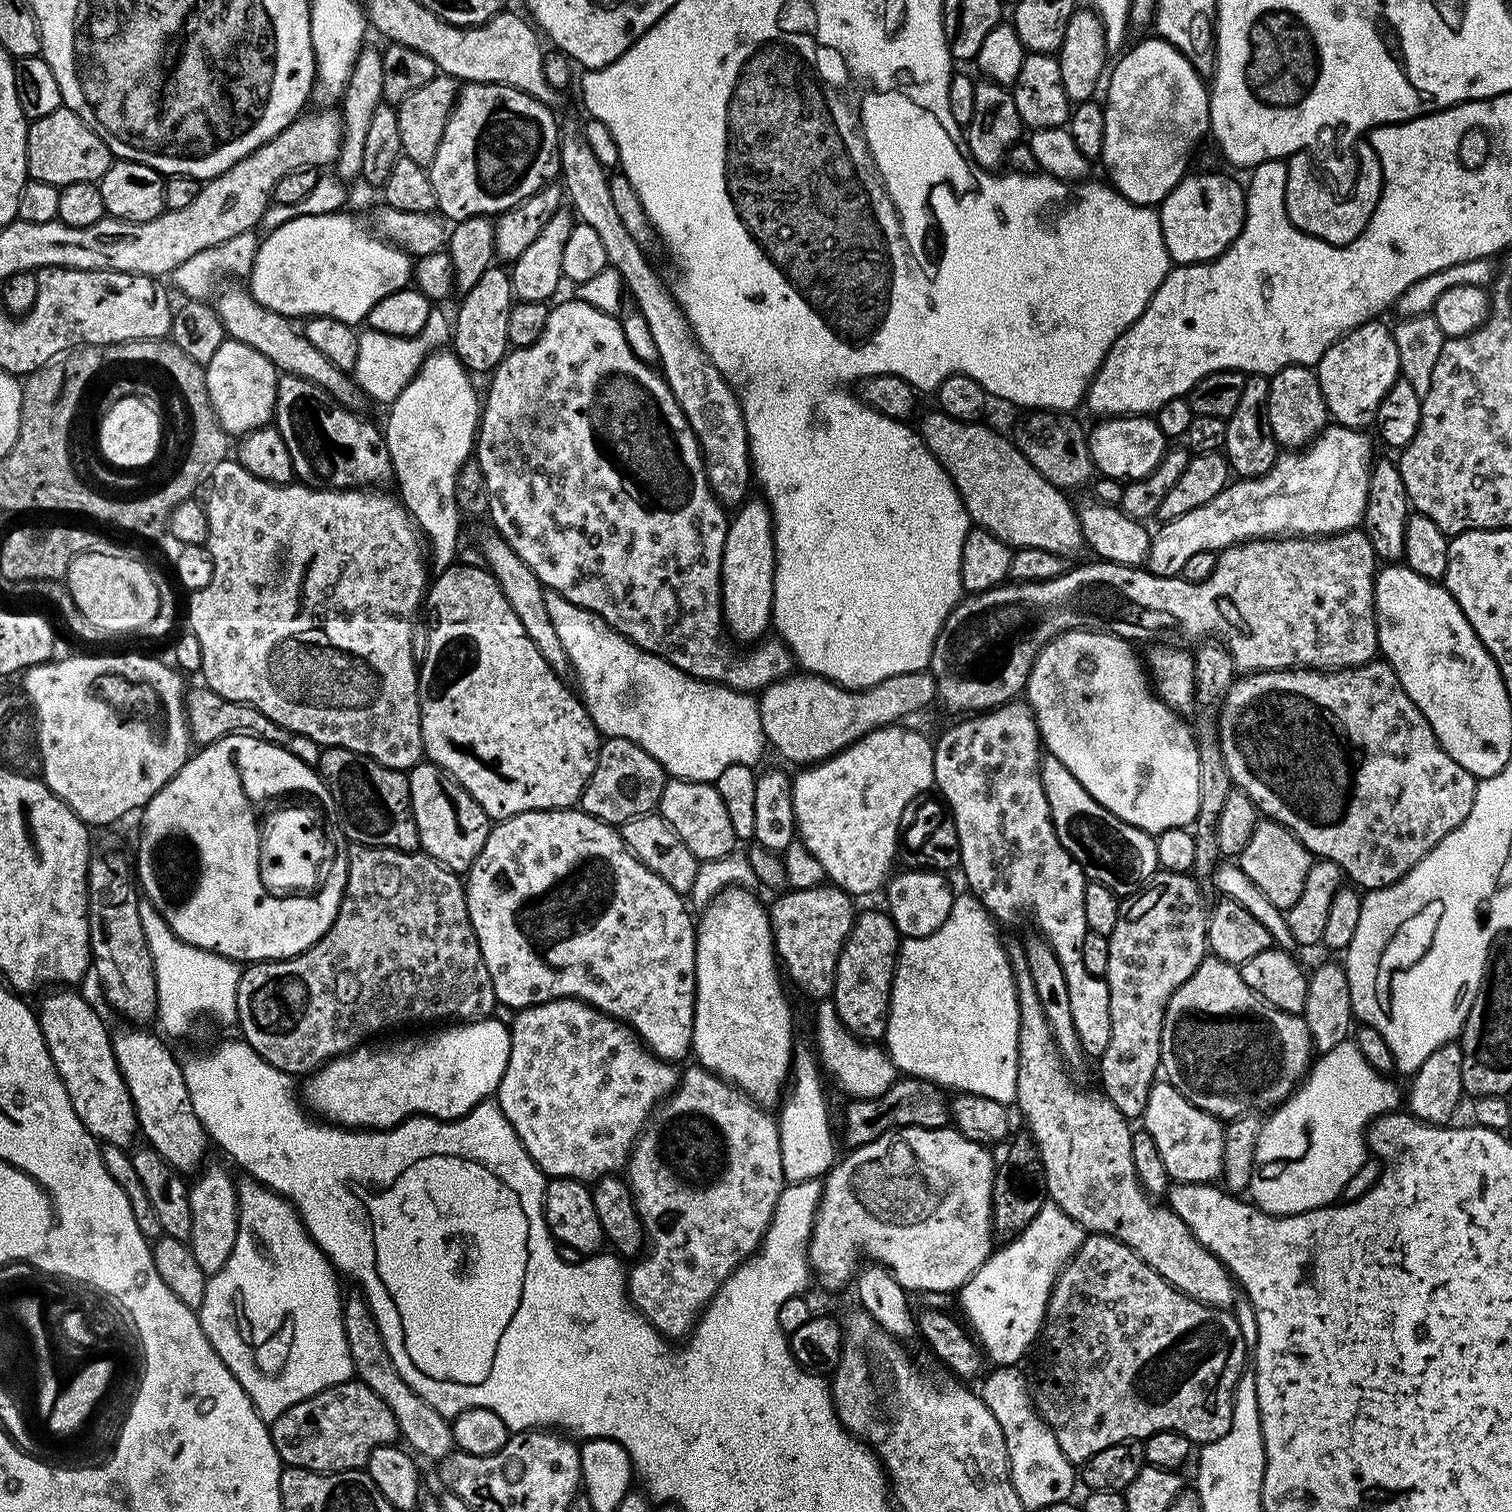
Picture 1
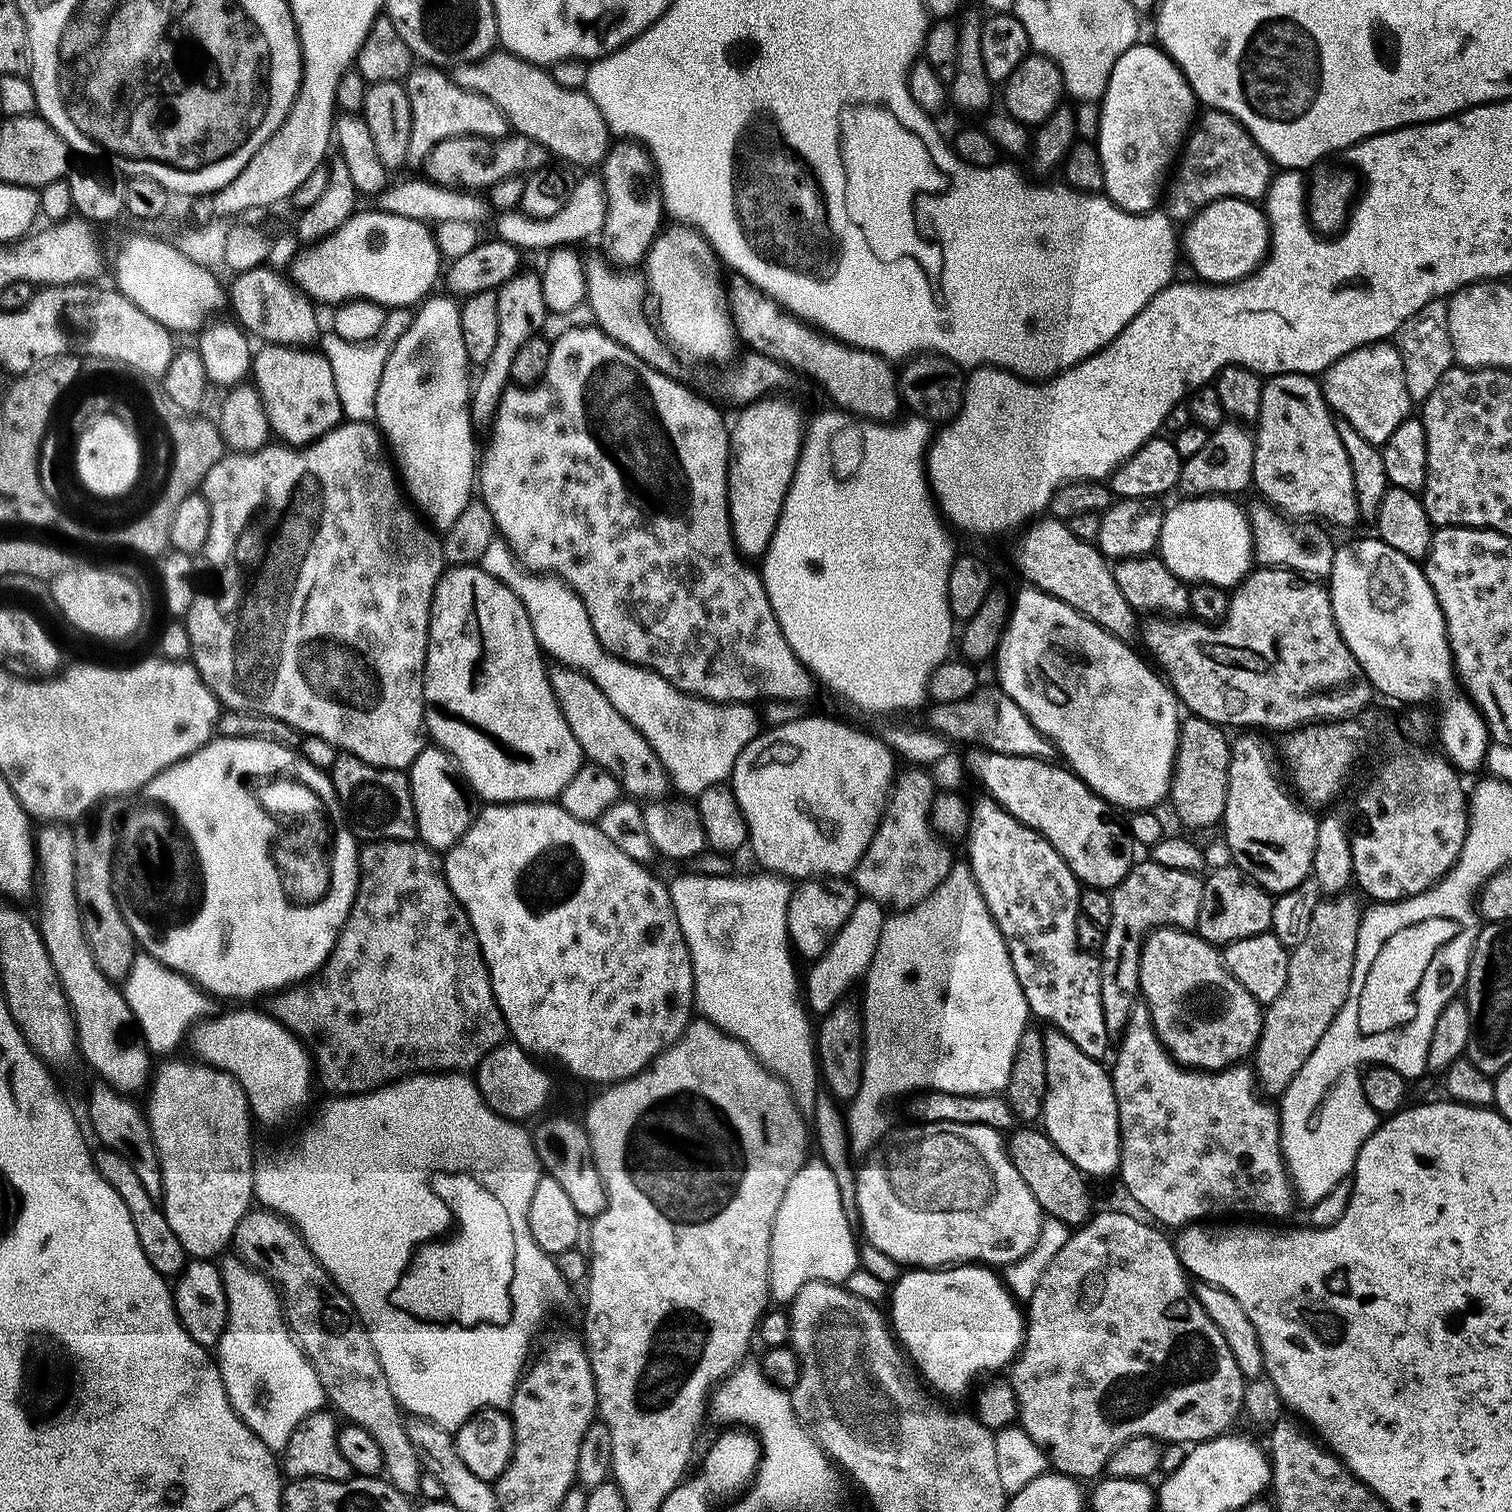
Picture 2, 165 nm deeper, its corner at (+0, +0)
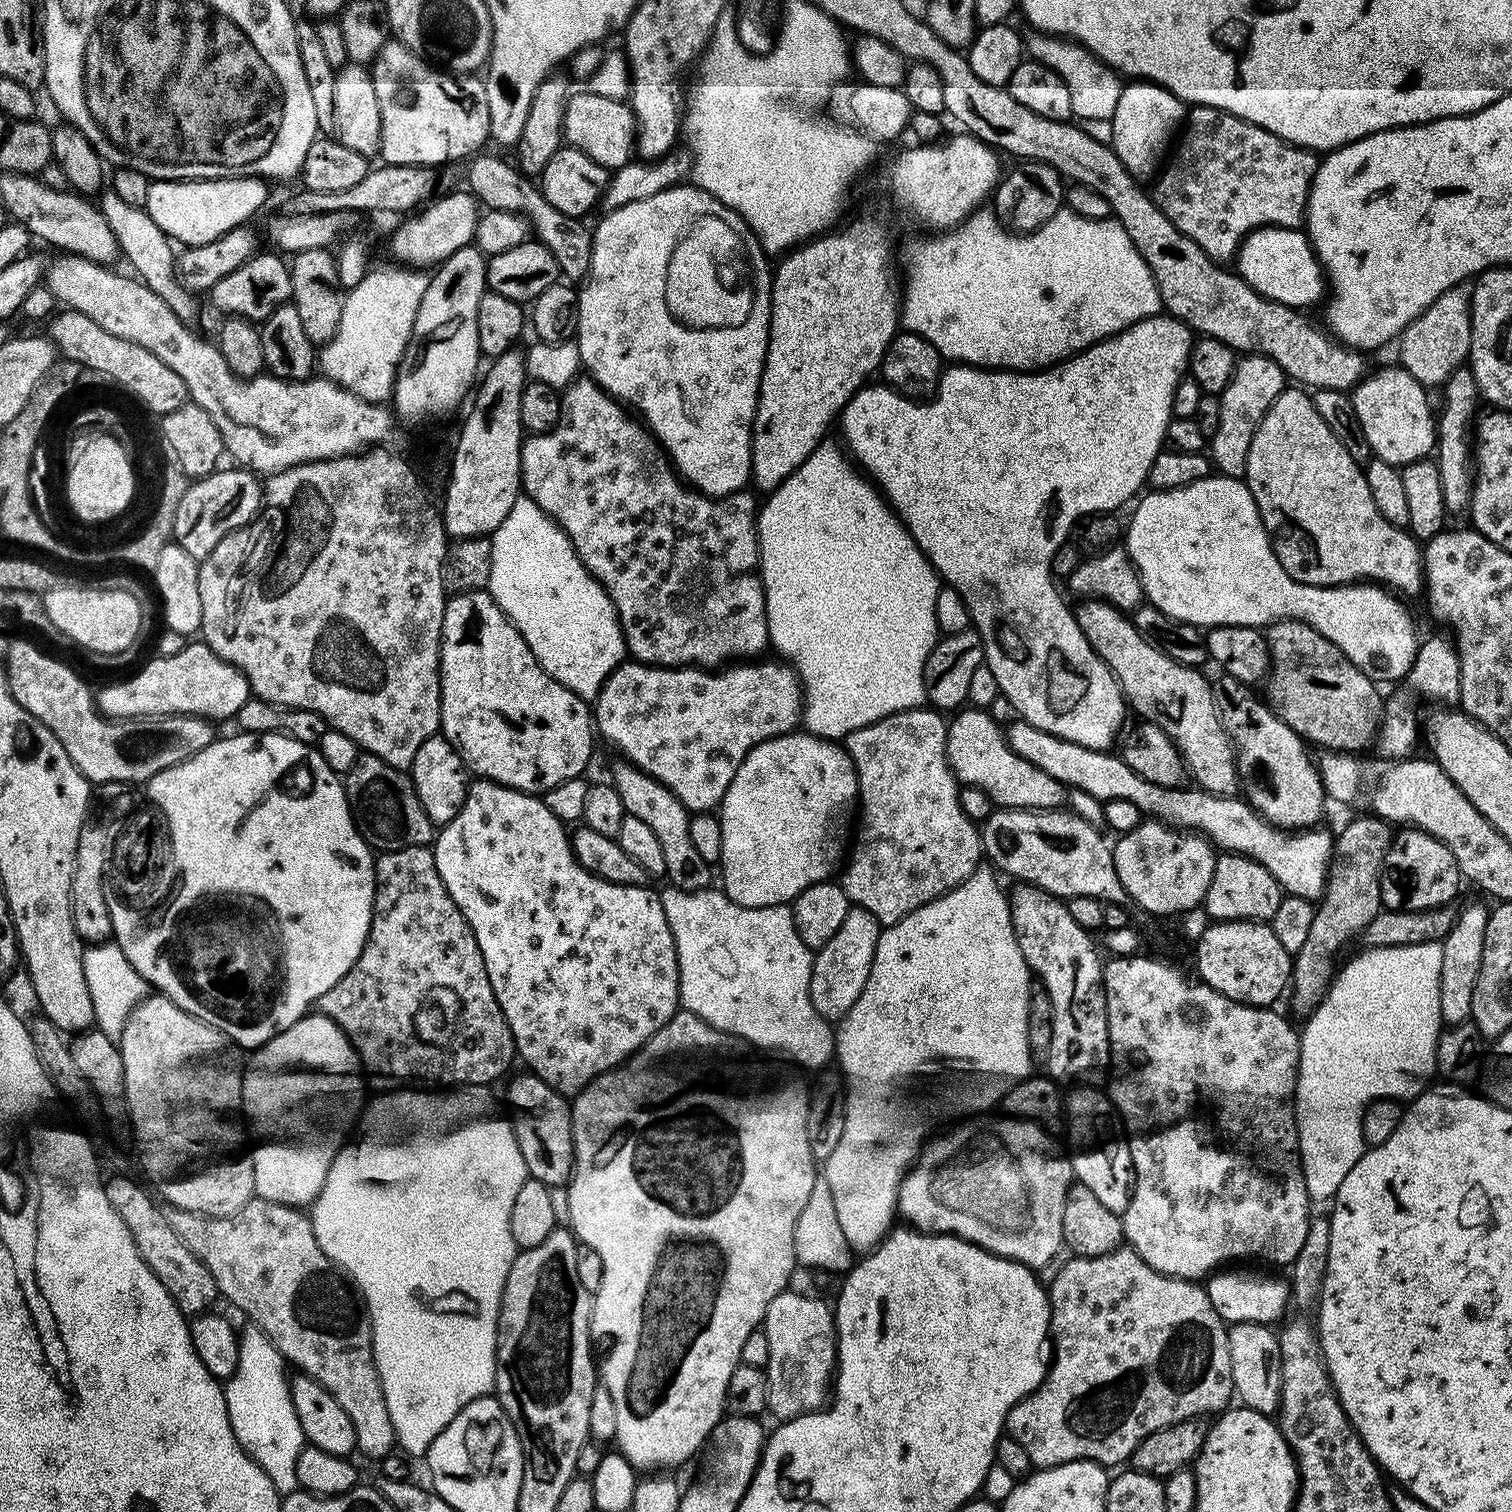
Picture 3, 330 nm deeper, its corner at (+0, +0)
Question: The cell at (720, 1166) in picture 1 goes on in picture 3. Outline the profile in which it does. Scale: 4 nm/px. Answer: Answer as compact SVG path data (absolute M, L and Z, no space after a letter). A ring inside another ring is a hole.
M677 1011L676 1016L670 1018L670 1022L666 1022L666 1026L662 1026L662 1030L658 1030L658 1034L654 1034L627 1063L596 1077L570 1104L576 1166L566 1185L567 1223L577 1241L596 1252L597 1258L604 1263L600 1272L600 1289L595 1289L592 1302L592 1335L596 1338L612 1336L612 1345L604 1361L599 1361L598 1376L610 1398L614 1398L618 1413L615 1447L633 1468L644 1474L672 1470L668 1468L676 1468L683 1460L690 1459L700 1447L705 1447L712 1431L725 1415L730 1378L742 1363L742 1346L746 1346L746 1338L763 1325L770 1302L789 1287L792 1268L797 1267L792 1234L798 1214L802 1214L802 1206L806 1206L806 1198L810 1198L810 1190L814 1190L818 1179L818 1161L812 1156L807 1129L809 1089L804 1089L794 1077L770 1065L751 1060L739 1046L727 1032L710 1027L693 1012Z

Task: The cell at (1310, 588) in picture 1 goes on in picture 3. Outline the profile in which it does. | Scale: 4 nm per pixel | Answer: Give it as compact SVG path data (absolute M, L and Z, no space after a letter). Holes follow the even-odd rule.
M1299 618L1275 621L1267 629L1266 639L1272 657L1270 679L1267 681L1267 684L1269 683L1267 699L1271 707L1276 709L1279 716L1297 734L1313 745L1325 744L1322 745L1325 749L1337 752L1355 753L1356 744L1364 748L1371 740L1373 743L1382 719L1382 699L1380 700L1379 694L1376 693L1377 685L1372 677L1351 664L1338 650L1338 646L1334 646L1325 636L1318 634L1318 630L1314 630Z

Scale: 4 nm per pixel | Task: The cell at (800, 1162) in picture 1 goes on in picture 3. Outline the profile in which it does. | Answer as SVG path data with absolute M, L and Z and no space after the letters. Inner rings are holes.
M668 886L668 889L660 892L660 901L662 910L666 910L666 922L670 922L674 946L678 950L680 1002L683 1011L693 1012L710 1027L727 1032L729 1037L749 1040L760 1048L781 1052L800 1068L823 1069L823 1064L833 1059L836 1050L833 1025L814 1010L810 1000L814 952L804 945L802 938L798 938L798 930L794 926L792 910L788 904L761 908L742 906L716 886L697 892Z

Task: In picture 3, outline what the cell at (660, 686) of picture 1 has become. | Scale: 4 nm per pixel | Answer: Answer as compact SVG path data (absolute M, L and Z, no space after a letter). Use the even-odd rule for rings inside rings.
M527 498L516 500L510 514L506 514L506 518L496 527L495 532L491 533L490 539L492 553L490 554L490 578L488 579L487 591L492 593L494 602L508 615L510 623L526 638L534 658L538 658L542 670L546 670L546 674L550 674L550 678L554 678L559 684L566 686L574 695L581 696L585 702L595 701L599 697L600 691L604 689L608 676L615 671L626 656L624 632L620 629L620 621L616 618L616 611L610 598L604 593L604 587L589 574L586 566L582 566L582 562L572 549L572 543L568 541L568 535L561 530L560 525L552 517L545 514L533 500Z

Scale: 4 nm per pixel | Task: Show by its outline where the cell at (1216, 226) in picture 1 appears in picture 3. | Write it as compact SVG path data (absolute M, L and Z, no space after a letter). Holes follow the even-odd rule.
M1261 226L1252 229L1247 236L1241 239L1240 247L1236 249L1234 268L1258 295L1264 296L1266 299L1276 300L1278 303L1286 304L1297 310L1306 309L1307 304L1314 303L1320 296L1320 284L1322 288L1320 263L1312 250L1312 245L1308 243L1307 235L1296 228Z

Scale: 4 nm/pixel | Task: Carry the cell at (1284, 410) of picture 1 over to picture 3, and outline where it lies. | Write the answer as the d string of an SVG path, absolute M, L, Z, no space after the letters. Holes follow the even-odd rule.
M1285 387L1284 391L1279 392L1274 398L1272 405L1264 411L1264 416L1260 419L1260 425L1256 427L1256 433L1252 439L1244 476L1246 477L1250 494L1260 511L1264 529L1268 531L1268 537L1272 539L1272 549L1278 558L1278 562L1296 580L1301 580L1304 584L1314 584L1317 586L1351 584L1365 580L1375 582L1381 586L1387 586L1397 593L1405 592L1408 596L1414 595L1416 591L1418 593L1421 591L1424 583L1421 545L1405 529L1396 528L1390 522L1386 522L1382 518L1382 514L1378 514L1378 506L1374 506L1374 497L1371 496L1370 486L1364 477L1364 468L1356 464L1354 458L1350 458L1346 446L1334 434L1334 430L1330 430L1330 426L1322 418L1322 414L1318 414L1318 410L1314 410L1314 402L1311 395L1303 387Z

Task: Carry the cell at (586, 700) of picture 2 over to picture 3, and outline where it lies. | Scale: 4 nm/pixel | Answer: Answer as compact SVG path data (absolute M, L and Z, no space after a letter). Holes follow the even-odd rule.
M631 762L616 764L612 768L610 783L620 796L620 801L627 815L642 818L650 830L658 837L662 845L664 872L671 883L677 888L685 888L688 892L697 892L713 883L713 869L694 850L694 842L690 842L690 815L688 807L676 797L660 780L654 779Z

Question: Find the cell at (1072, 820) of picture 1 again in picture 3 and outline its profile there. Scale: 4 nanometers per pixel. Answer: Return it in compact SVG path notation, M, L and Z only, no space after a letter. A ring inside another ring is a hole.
M975 706L955 713L948 724L946 754L948 765L961 785L973 784L1001 809L1059 809L1064 804L1066 789L1046 770L1038 770L1011 748L995 715Z

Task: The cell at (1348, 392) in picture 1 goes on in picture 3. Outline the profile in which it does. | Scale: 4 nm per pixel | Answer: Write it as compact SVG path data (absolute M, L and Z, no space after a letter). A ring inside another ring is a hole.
M1399 366L1371 372L1351 389L1350 395L1356 423L1372 447L1373 457L1397 466L1425 459L1431 453L1428 451L1431 448L1433 451L1438 444L1438 424L1434 419L1434 408L1432 412L1424 393L1427 392L1425 385Z

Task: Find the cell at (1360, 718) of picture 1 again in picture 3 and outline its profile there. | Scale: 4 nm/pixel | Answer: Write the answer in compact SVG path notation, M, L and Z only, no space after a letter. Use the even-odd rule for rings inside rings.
M1408 826L1405 832L1400 832L1394 839L1387 845L1386 851L1384 853L1384 870L1380 878L1380 903L1383 905L1385 909L1389 912L1422 912L1425 908L1442 908L1448 905L1451 905L1453 902L1452 898L1456 894L1456 887L1459 884L1462 884L1462 877L1460 874L1460 867L1458 866L1458 862L1454 858L1454 854L1450 849L1448 849L1447 845L1443 843L1443 841L1439 840L1437 836L1431 836L1428 832L1421 830L1416 826Z

